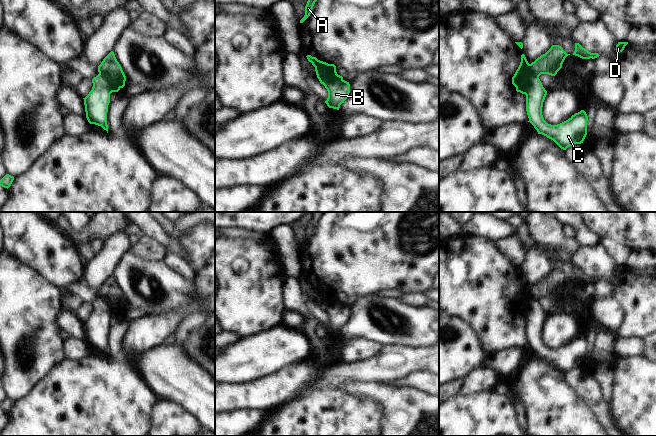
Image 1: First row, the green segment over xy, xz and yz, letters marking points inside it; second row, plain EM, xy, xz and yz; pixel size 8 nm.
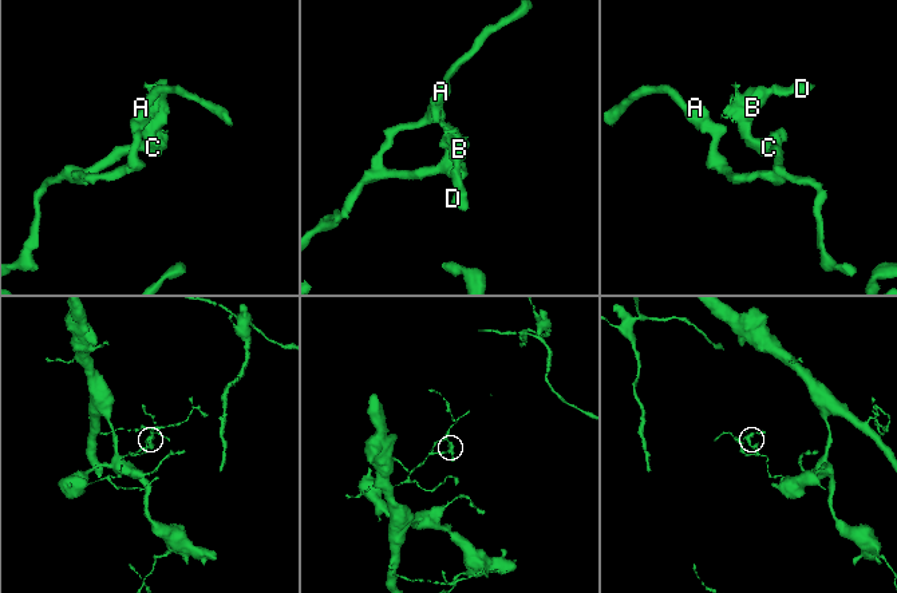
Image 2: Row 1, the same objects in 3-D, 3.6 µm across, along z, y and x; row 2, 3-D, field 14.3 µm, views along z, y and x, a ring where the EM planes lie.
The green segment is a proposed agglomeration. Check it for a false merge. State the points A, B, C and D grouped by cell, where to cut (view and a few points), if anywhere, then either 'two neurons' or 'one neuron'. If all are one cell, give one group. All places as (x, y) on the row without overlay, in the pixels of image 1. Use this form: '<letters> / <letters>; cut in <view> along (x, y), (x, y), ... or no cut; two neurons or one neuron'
A C / B D; cut in xy along (99, 296), (110, 305), (113, 304), (119, 312); two neurons

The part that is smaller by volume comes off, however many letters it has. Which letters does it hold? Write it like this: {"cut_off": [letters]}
{"cut_off": ["B", "D"]}

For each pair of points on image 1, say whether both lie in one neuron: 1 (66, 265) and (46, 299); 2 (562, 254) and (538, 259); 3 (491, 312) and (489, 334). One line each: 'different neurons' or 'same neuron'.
1: different neurons
2: same neuron
3: same neuron

